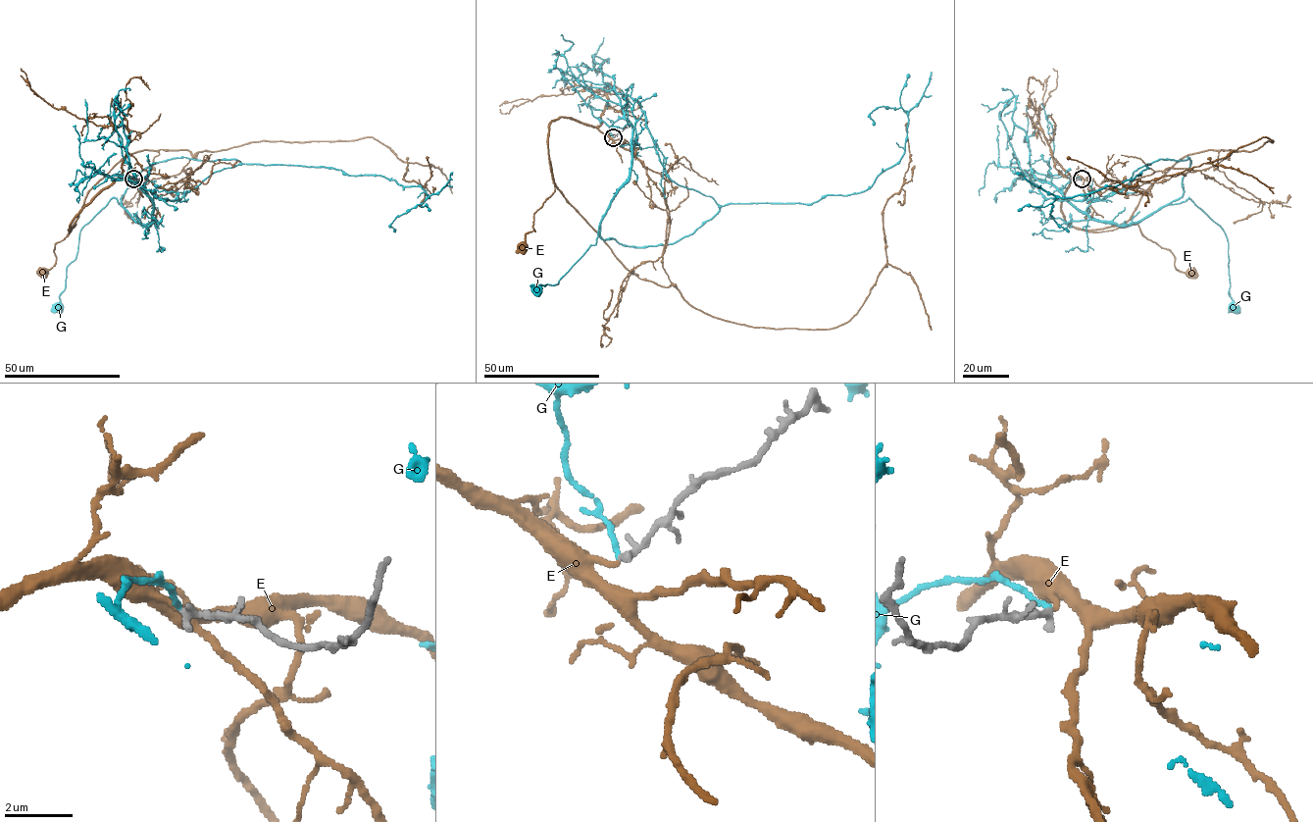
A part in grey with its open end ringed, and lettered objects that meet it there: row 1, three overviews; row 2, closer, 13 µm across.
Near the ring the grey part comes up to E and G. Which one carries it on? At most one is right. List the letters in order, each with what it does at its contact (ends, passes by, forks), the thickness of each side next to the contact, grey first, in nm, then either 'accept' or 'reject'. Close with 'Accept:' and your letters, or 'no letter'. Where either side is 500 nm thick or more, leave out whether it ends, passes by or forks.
E: it ends | 240/150 nm | accept
G: it ends | 240/120 nm | reject
Accept: E

